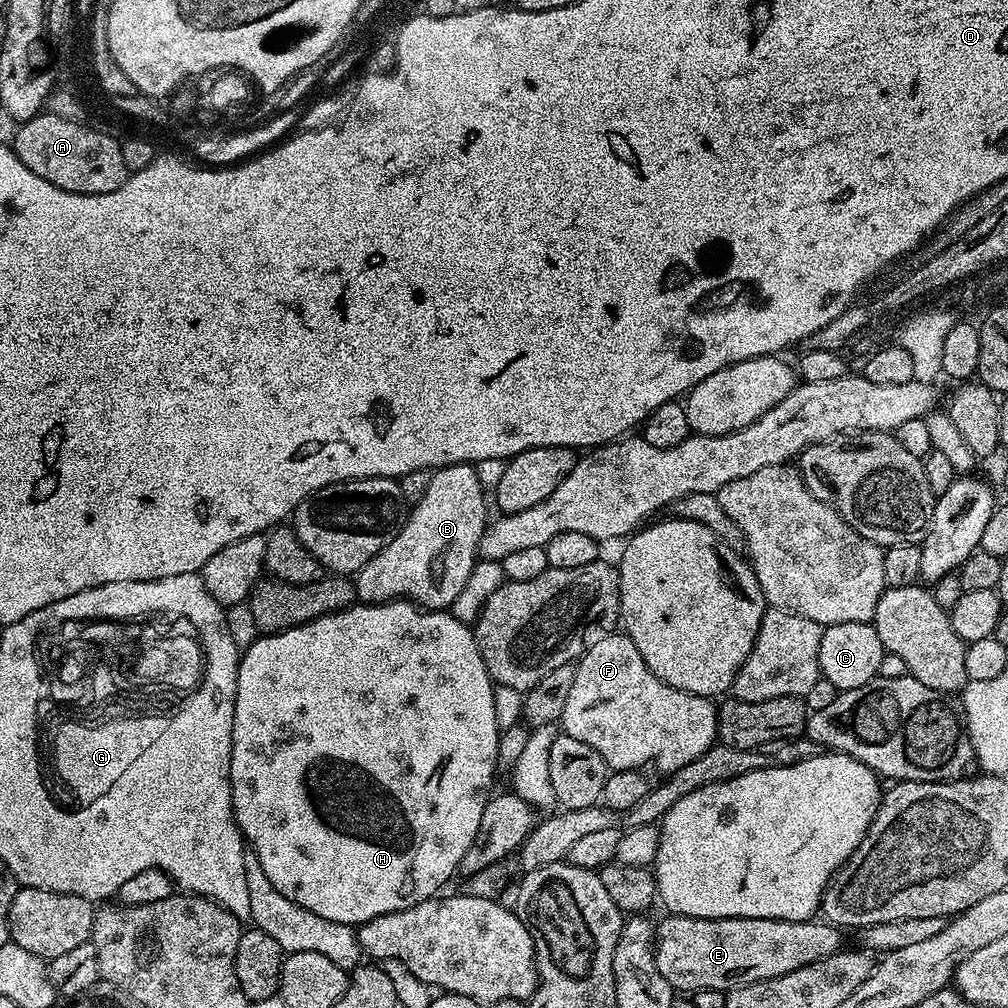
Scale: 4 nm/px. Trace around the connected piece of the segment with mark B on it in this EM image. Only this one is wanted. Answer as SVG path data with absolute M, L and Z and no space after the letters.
M447 464L445 468L437 468L432 472L430 486L426 486L426 494L417 504L411 505L406 519L401 523L400 533L366 566L355 573L356 598L362 604L385 604L391 600L411 600L422 608L448 610L462 594L462 586L470 578L470 574L478 567L478 549L485 528L490 523L488 504L484 501L486 489L478 482L475 467L470 464Z

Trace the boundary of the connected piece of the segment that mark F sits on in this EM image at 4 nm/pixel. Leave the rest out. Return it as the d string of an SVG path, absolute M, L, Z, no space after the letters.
M613 634L602 638L602 642L594 642L580 657L574 687L570 689L570 698L566 698L566 710L559 723L564 724L563 735L578 738L578 742L586 742L586 746L598 750L609 769L635 772L653 764L661 774L671 774L706 754L708 748L717 743L717 711L717 705L709 697L683 692L659 680L650 666L642 662L642 654L638 654L638 646L634 646L632 639L626 634Z

